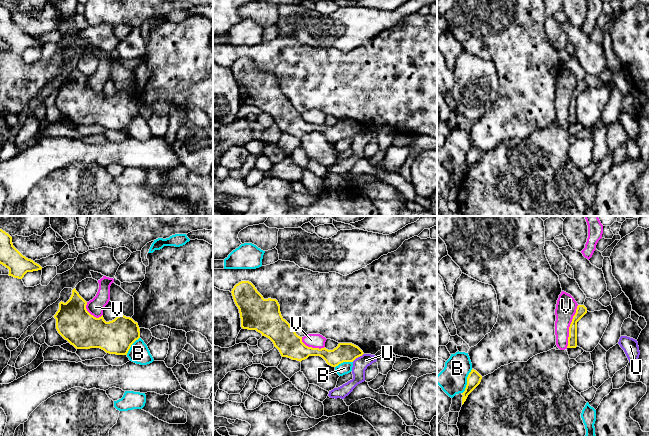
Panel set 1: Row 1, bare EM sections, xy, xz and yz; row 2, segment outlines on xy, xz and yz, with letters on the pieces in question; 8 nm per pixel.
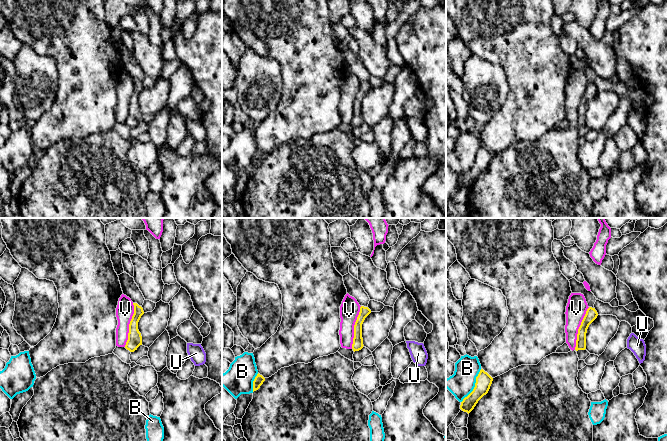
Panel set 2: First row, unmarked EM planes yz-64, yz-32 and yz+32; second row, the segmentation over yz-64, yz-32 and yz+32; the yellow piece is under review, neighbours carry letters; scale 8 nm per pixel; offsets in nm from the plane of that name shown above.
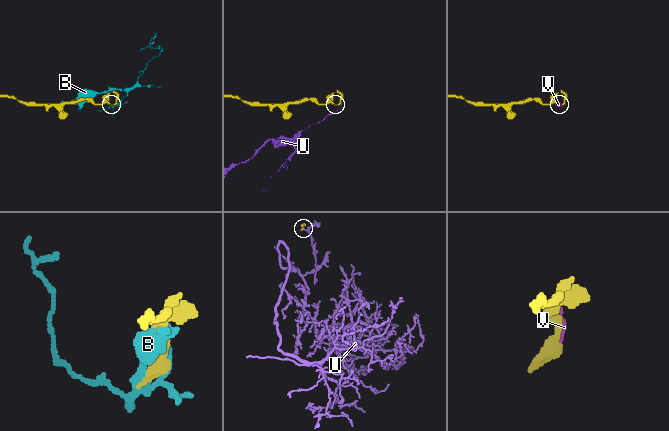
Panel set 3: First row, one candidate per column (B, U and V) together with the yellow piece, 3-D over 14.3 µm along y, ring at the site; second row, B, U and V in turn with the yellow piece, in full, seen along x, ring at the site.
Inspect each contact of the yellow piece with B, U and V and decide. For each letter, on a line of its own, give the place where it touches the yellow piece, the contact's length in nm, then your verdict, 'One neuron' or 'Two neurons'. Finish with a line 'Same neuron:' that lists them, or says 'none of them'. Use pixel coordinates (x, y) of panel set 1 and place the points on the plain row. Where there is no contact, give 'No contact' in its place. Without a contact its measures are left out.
B: Touches yellow at yz (467, 157). Shared border 220 nm. Two neurons
U: Touches yellow at xz (357, 133). Shared border 120 nm. Two neurons
V: Touches yellow at yz (570, 102). Shared border 360 nm. Two neurons
Same neuron: none of them

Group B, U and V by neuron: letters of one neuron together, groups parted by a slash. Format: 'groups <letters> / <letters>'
groups B / U / V

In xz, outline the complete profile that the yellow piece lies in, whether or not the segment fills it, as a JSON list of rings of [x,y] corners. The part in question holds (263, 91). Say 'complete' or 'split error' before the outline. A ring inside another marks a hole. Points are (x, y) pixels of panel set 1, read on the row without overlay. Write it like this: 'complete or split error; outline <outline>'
complete; outline [[[241,57],[231,67],[239,85],[241,103],[256,106],[269,114],[282,133],[302,137],[309,132],[320,132],[326,139],[336,143],[343,138],[353,138],[363,127],[352,119],[339,119],[333,126],[312,124],[302,118],[290,100],[282,93],[276,75],[264,75],[249,57]]]

